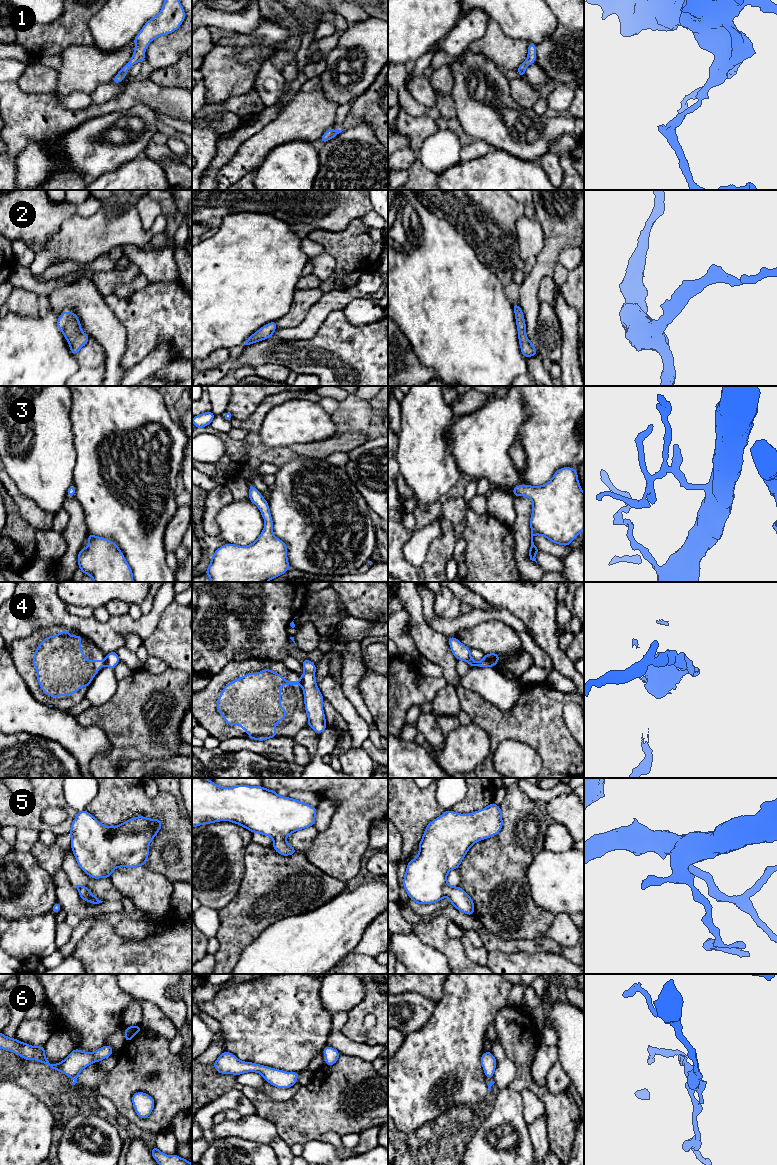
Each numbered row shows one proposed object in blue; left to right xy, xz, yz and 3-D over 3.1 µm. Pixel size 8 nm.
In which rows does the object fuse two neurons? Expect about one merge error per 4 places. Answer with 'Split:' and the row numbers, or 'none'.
Split: 4

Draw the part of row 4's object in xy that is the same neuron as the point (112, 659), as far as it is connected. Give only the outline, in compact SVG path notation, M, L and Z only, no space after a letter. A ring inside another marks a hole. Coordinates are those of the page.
M116 651L110 652L106 655L106 667L109 667L114 670L114 668L117 666L117 664L120 662L120 658Z

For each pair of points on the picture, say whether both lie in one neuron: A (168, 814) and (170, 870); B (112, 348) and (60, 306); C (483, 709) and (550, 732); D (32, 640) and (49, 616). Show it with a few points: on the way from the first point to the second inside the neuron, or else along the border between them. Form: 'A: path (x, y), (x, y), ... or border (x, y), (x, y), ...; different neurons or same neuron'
A: path (168, 828), (168, 832), (157, 844), (157, 858); same neuron
B: path (106, 333), (75, 303); same neuron
C: path (500, 724), (533, 724); same neuron
D: border (65, 627), (39, 626), (29, 635), (21, 637); different neurons

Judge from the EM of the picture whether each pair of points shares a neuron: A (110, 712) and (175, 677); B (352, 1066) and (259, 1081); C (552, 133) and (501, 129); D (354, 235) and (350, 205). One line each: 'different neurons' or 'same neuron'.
A: same neuron
B: different neurons
C: same neuron
D: different neurons

